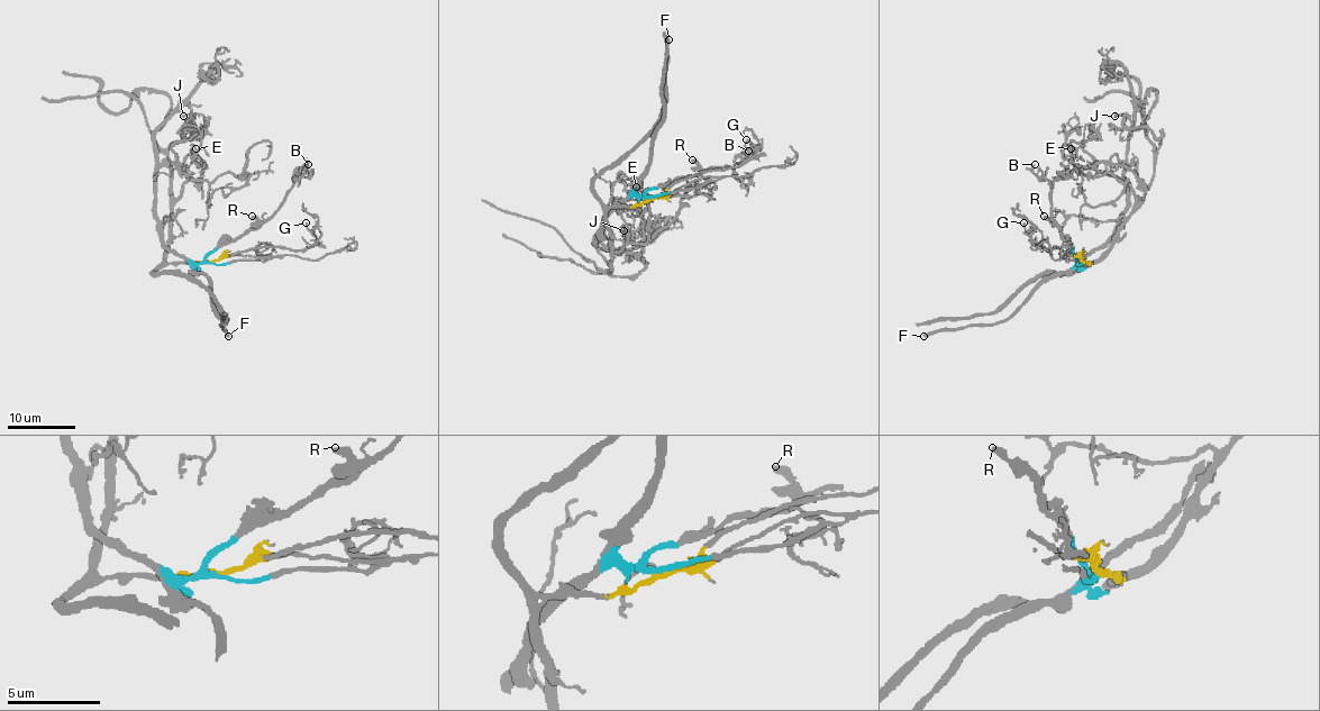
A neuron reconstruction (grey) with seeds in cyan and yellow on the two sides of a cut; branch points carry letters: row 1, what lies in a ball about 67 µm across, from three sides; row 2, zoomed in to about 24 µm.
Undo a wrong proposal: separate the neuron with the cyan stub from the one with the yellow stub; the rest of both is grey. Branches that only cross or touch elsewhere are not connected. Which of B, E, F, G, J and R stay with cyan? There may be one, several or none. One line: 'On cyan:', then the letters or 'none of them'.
On cyan: B, E, F, R

